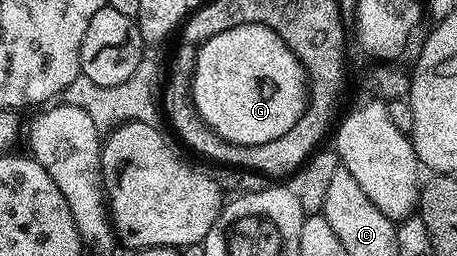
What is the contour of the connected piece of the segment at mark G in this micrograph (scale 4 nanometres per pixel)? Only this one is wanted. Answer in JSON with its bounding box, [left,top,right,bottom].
[190,23,306,145]

